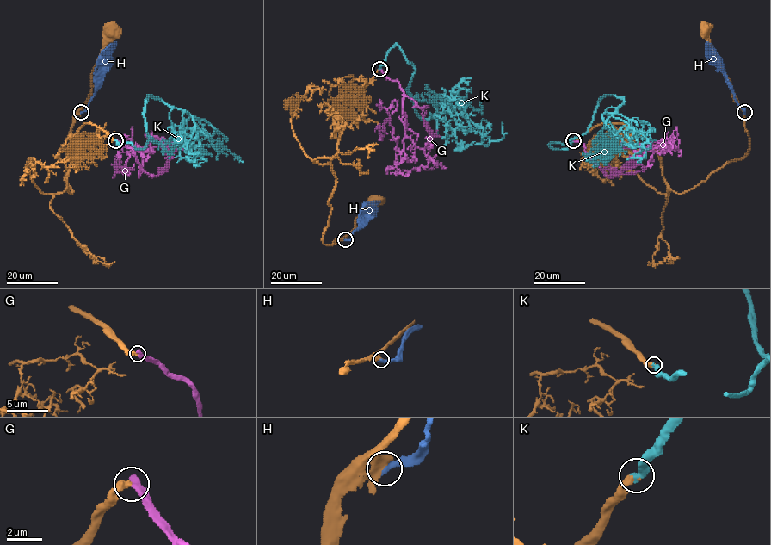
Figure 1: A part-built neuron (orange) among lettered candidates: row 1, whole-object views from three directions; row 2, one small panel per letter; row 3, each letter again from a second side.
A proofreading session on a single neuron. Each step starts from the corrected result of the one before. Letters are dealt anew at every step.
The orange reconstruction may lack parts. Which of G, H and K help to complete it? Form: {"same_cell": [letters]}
{"same_cell": ["K"]}

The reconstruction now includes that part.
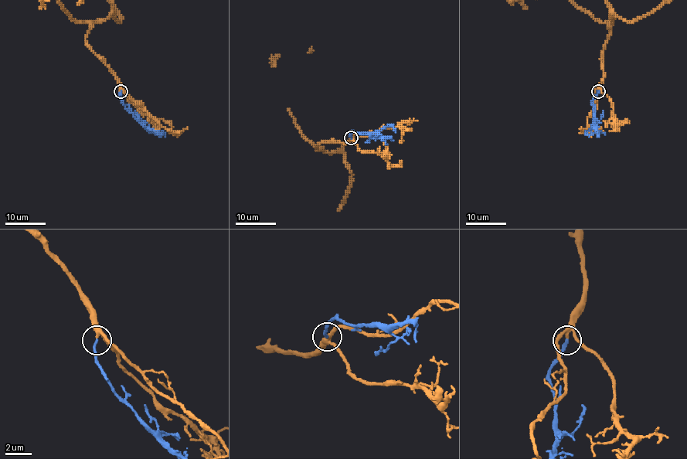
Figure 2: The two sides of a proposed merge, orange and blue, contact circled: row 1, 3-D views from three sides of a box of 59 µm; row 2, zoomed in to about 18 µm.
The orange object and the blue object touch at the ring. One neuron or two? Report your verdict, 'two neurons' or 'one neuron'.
one neuron

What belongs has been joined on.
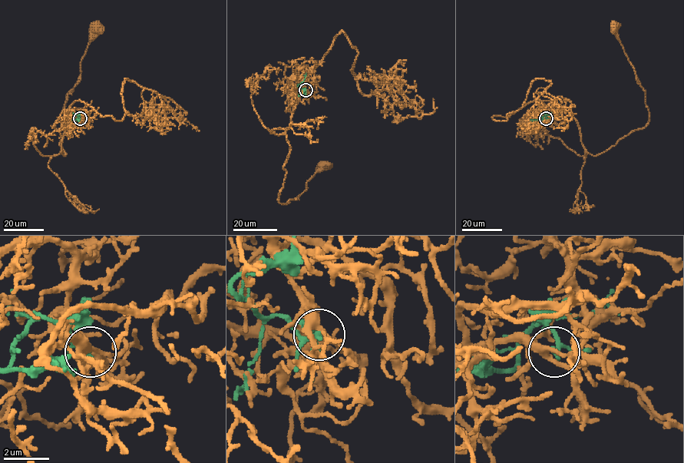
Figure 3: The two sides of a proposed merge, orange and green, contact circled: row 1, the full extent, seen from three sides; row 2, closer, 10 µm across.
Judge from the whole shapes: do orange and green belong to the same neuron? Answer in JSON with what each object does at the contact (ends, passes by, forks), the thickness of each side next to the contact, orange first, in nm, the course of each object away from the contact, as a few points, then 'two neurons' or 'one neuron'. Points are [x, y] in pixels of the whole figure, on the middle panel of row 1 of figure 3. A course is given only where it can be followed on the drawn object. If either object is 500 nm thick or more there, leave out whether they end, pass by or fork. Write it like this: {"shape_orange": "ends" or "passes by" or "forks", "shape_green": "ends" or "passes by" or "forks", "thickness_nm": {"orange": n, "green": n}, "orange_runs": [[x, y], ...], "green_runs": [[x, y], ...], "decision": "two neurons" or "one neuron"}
{"shape_orange": "forks", "shape_green": "passes by", "thickness_nm": {"orange": 280, "green": 170}, "orange_runs": [[306, 90], [299, 78], [289, 78], [290, 153], [280, 203], [296, 199], [322, 167]], "green_runs": [[306, 90], [297, 85], [303, 81], [306, 73]], "decision": "two neurons"}

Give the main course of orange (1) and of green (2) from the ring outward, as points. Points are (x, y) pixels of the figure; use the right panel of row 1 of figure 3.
1: (546, 117), (533, 117), (540, 110), (570, 113), (583, 147), (593, 156), (646, 125), (646, 93), (615, 28)
2: (546, 117), (544, 115), (541, 119), (530, 119)

